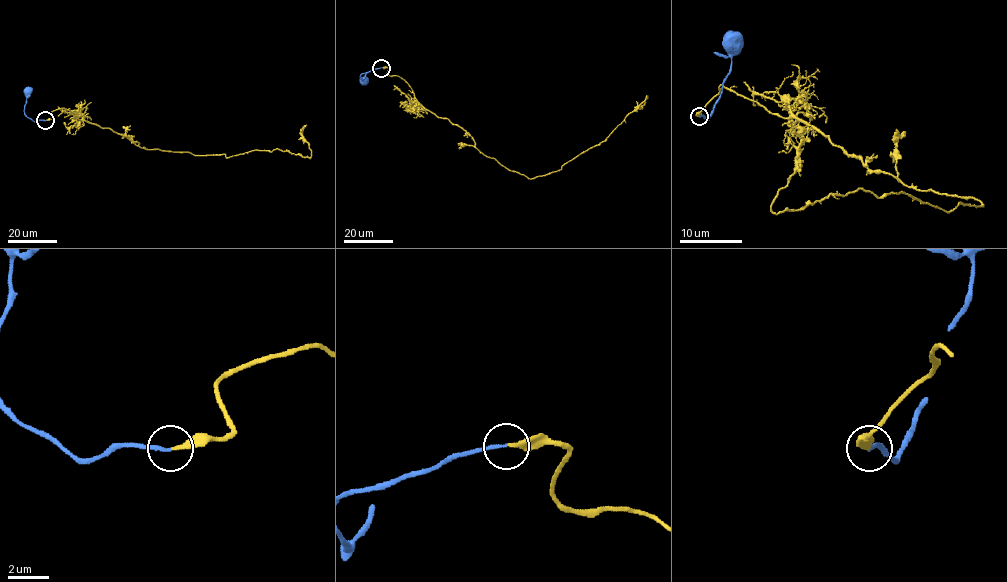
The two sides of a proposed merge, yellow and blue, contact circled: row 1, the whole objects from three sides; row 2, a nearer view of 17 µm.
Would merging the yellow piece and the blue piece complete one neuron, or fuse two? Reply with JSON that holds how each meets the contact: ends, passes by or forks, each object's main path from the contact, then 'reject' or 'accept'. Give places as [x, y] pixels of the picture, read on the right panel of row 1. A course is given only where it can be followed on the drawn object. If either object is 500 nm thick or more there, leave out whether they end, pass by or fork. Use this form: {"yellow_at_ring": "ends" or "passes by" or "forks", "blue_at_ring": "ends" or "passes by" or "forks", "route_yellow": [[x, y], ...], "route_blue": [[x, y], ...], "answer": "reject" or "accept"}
{"yellow_at_ring": "ends", "blue_at_ring": "ends", "route_yellow": [[699, 117], [723, 85], [803, 120], [869, 168], [983, 206], [944, 211], [856, 189], [776, 214], [803, 128]], "route_blue": [[699, 117], [702, 115], [707, 120], [713, 110], [730, 68], [729, 44], [732, 41]], "answer": "accept"}

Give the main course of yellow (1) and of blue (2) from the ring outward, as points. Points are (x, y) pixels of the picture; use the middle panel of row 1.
1: (381, 67), (400, 77), (425, 108), (463, 128), (486, 156), (530, 179), (598, 145), (647, 96), (642, 108)
2: (381, 67), (362, 73), (362, 80)

